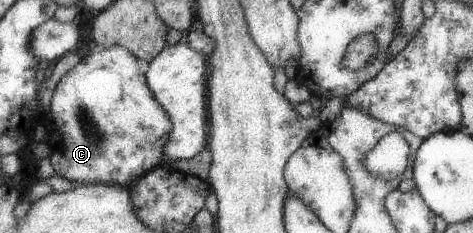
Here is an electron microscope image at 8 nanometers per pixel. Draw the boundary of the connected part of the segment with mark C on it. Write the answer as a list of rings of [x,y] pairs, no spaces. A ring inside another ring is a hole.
[[[122,46],[95,48],[88,56],[80,60],[70,72],[62,76],[62,79],[56,84],[52,92],[45,124],[49,135],[47,145],[50,148],[50,157],[48,156],[47,158],[52,164],[53,173],[82,184],[112,183],[114,185],[130,187],[138,178],[146,174],[148,170],[156,167],[156,163],[160,161],[160,157],[164,154],[163,147],[166,146],[168,134],[171,134],[171,120],[167,112],[164,111],[164,108],[155,100],[155,96],[152,95],[150,88],[147,86],[147,81],[144,81],[144,71],[142,71],[142,67],[138,63],[138,58]]]

